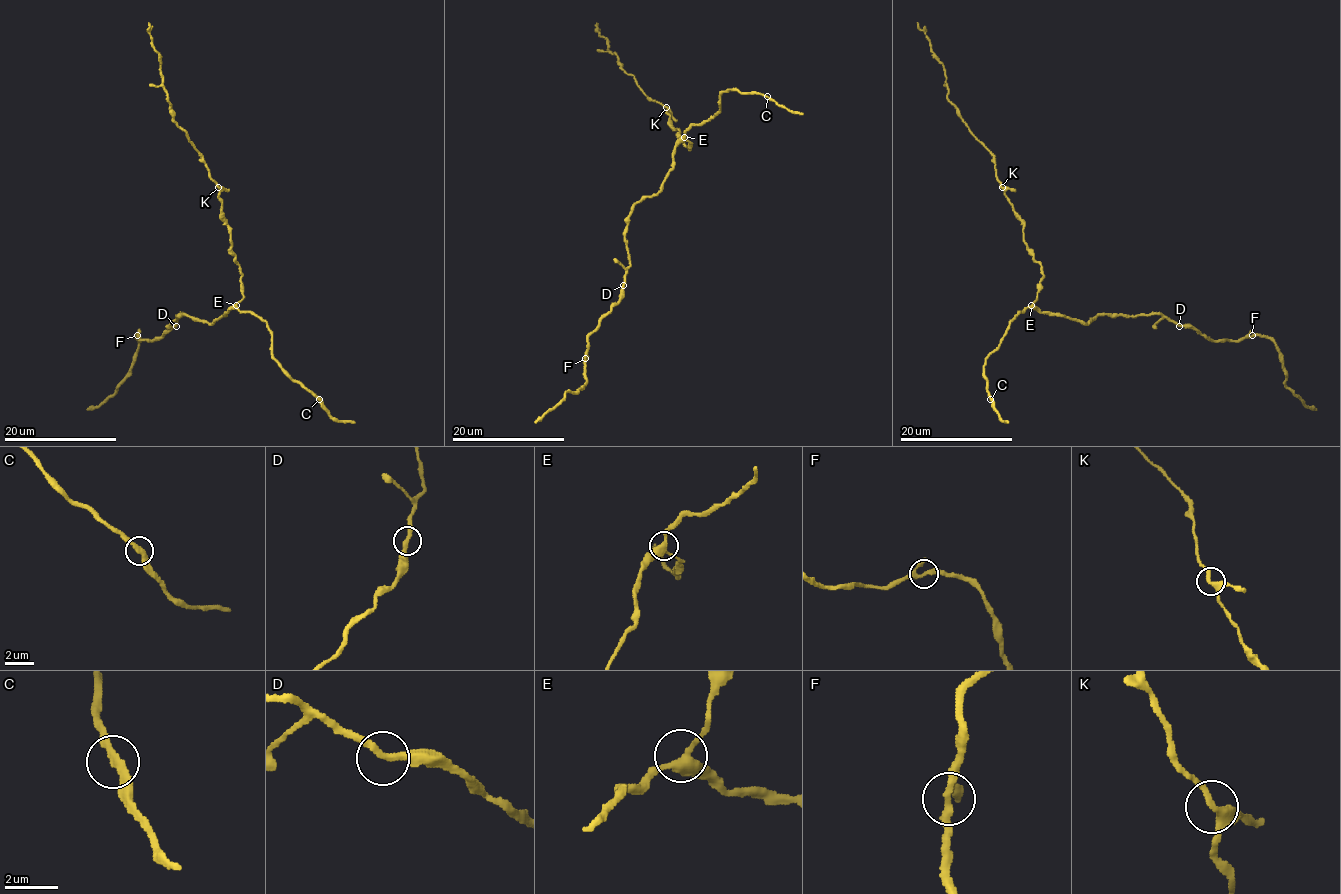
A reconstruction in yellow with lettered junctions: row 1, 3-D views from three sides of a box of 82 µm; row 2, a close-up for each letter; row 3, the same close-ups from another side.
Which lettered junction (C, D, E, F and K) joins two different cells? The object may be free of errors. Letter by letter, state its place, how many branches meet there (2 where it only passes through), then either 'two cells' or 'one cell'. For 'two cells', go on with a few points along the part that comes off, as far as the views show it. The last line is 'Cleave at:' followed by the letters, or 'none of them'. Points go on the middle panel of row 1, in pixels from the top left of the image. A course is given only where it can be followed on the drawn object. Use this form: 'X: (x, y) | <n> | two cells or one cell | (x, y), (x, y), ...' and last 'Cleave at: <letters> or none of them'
C: (767, 96) | 2 | one cell
D: (623, 285) | 2 | one cell
E: (684, 137) | 3 | one cell
F: (585, 358) | 3 | one cell
K: (666, 107) | 3 | one cell
Cleave at: none of them

